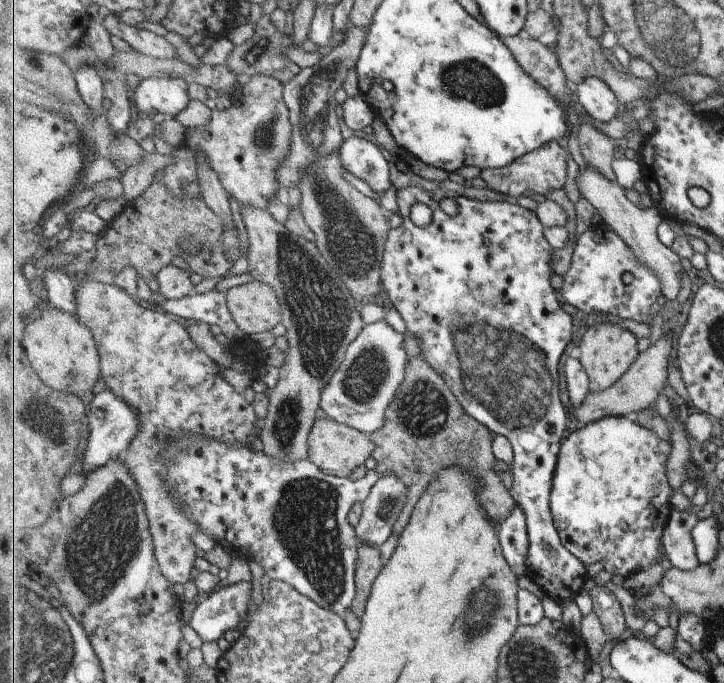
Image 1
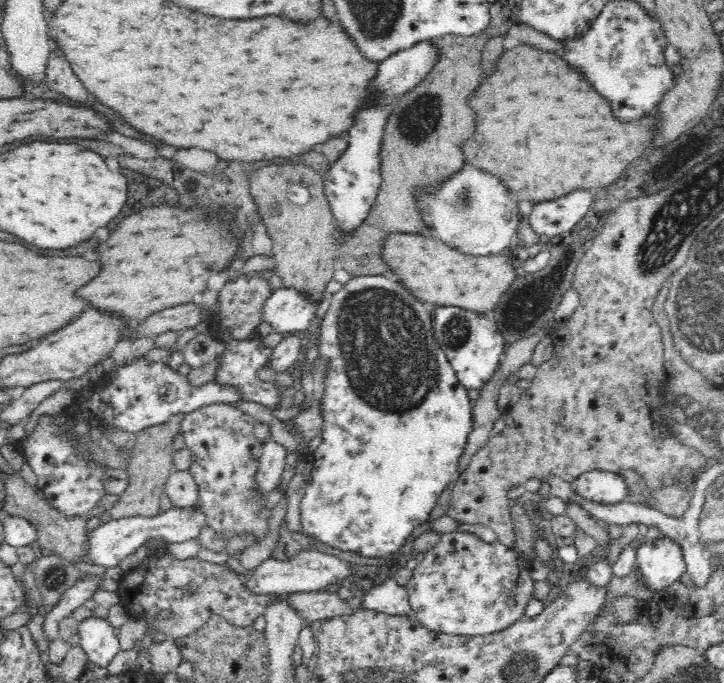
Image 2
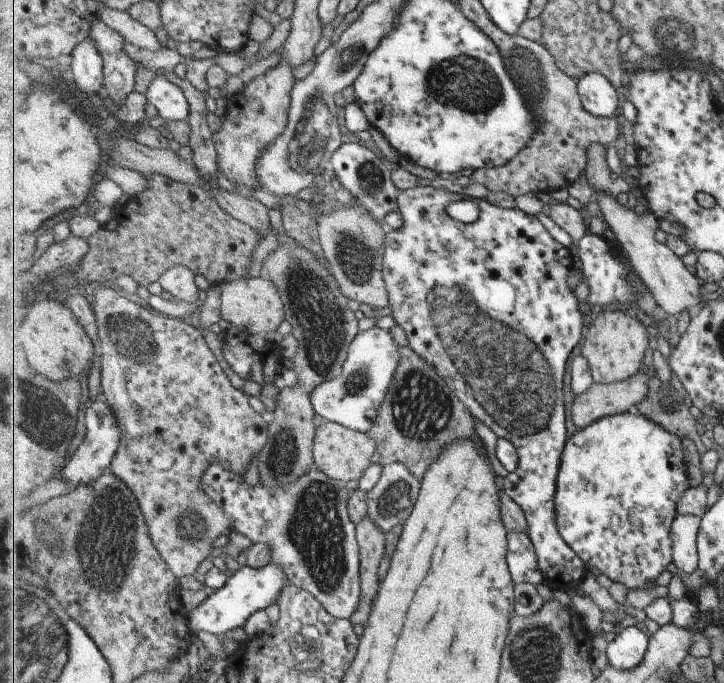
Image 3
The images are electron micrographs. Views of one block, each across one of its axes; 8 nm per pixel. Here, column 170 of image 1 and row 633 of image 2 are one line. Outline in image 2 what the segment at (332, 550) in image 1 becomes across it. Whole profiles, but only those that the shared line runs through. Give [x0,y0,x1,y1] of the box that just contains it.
[405,532,534,636]

